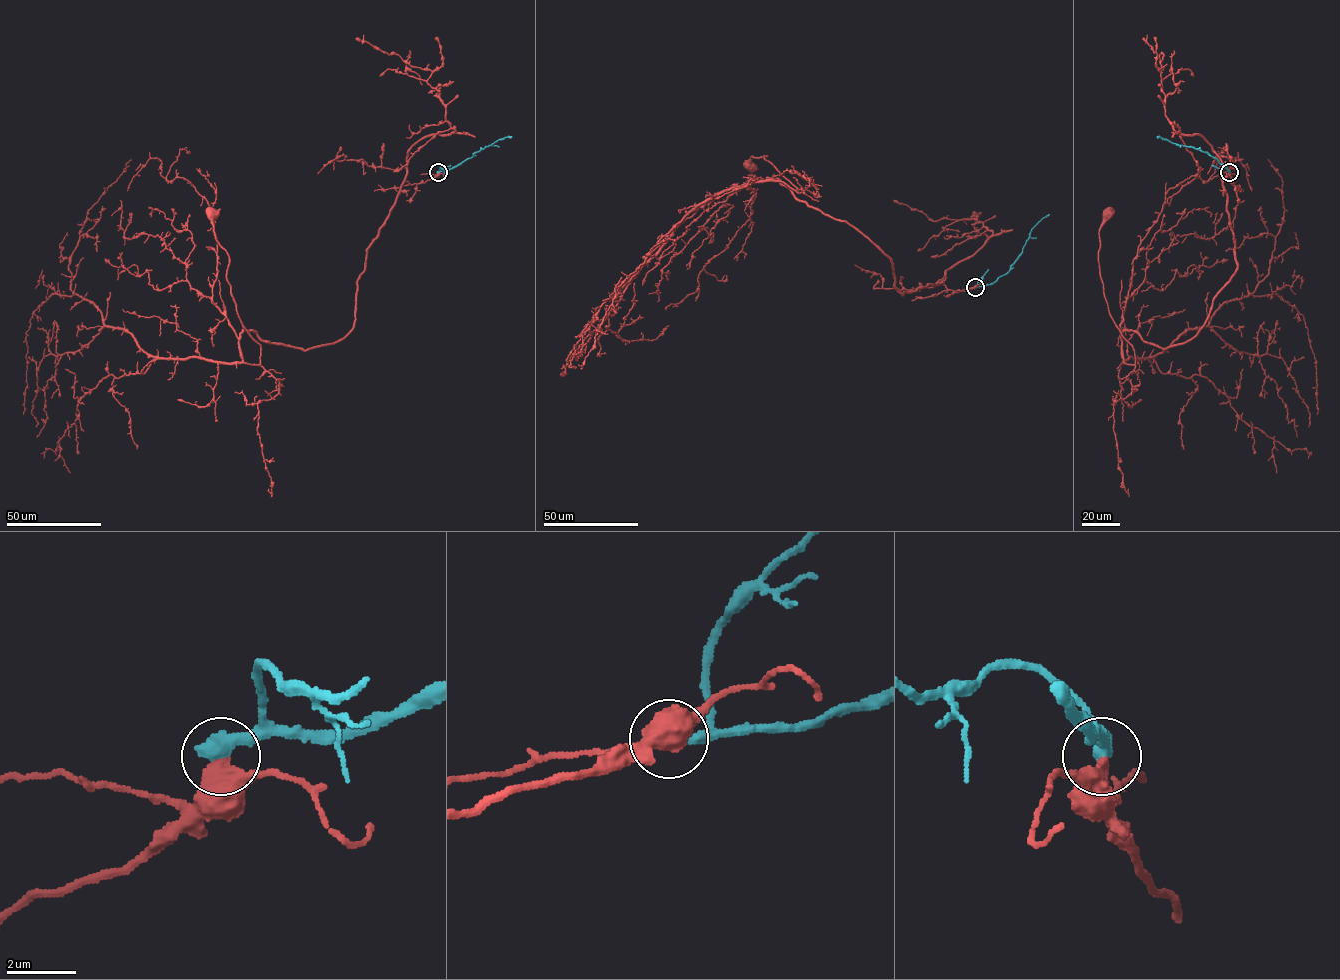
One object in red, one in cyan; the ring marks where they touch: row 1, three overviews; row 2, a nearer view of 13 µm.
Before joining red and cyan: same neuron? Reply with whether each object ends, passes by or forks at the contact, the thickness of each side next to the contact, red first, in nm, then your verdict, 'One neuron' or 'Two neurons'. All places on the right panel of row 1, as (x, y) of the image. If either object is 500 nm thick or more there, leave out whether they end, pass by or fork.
Thickness 550 nm (red) against 550 nm. Two neurons

